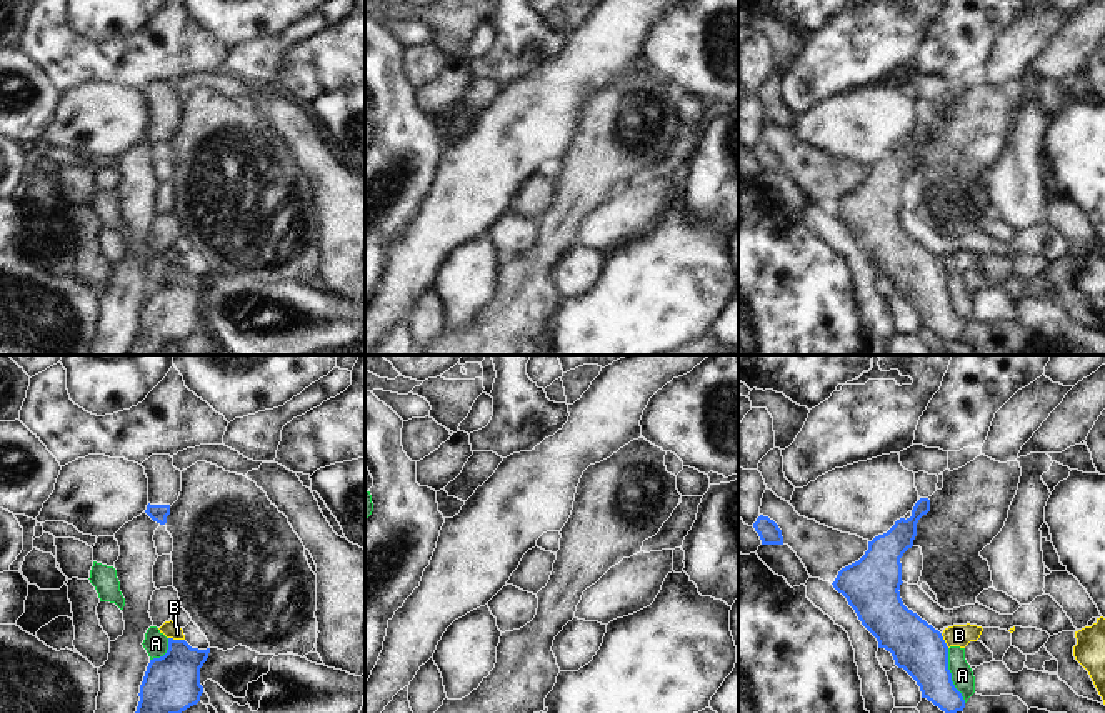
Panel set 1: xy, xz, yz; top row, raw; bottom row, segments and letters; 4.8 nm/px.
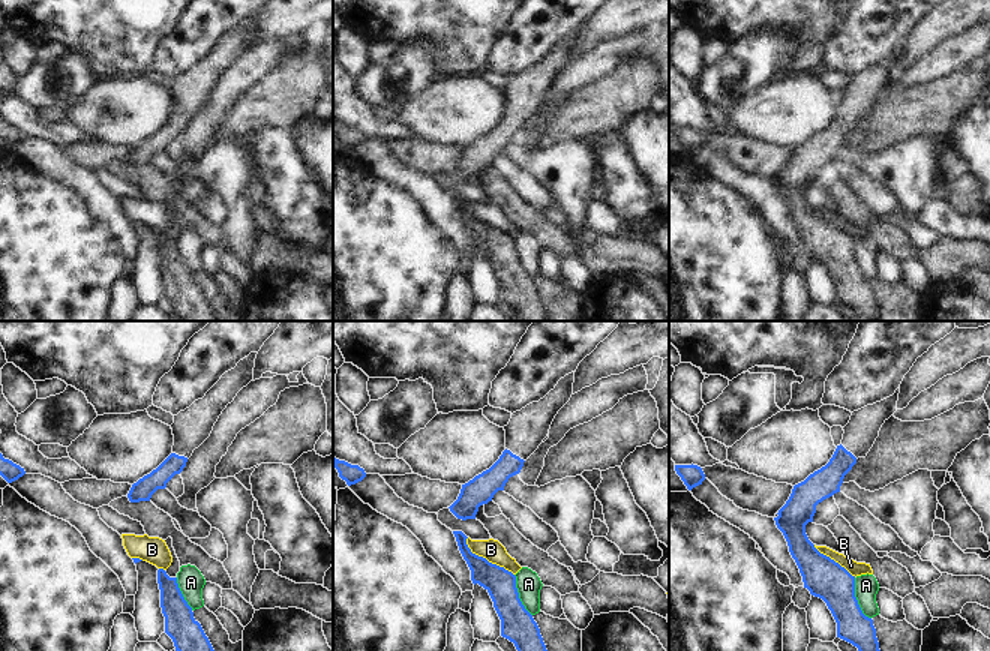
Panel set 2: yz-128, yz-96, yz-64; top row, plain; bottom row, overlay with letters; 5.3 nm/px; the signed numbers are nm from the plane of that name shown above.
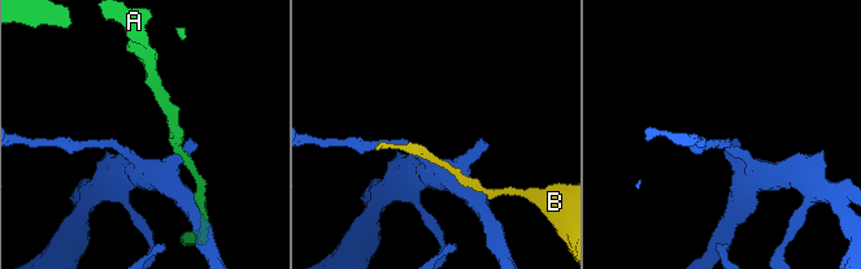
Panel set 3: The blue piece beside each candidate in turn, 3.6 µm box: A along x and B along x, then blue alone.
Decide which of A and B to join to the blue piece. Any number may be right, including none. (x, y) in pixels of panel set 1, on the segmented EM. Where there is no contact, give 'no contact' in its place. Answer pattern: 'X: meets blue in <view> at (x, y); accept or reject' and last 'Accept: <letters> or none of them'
A: meets blue in yz at (950, 675); reject
B: meets blue in xy at (177, 640); reject
Accept: none of them

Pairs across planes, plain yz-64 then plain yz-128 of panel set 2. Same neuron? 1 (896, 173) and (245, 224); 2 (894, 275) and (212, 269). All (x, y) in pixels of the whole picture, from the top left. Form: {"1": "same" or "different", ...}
{"1": "same", "2": "same"}

